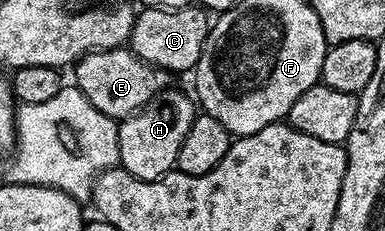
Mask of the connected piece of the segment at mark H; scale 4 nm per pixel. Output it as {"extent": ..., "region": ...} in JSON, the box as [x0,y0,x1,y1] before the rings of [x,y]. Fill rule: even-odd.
{"extent":[118,90,198,180],"region":[[[165,90],[155,96],[145,108],[119,121],[118,150],[119,167],[125,168],[134,178],[157,180],[176,167],[178,150],[186,138],[186,130],[198,115],[198,104],[191,95],[184,92]]]}

